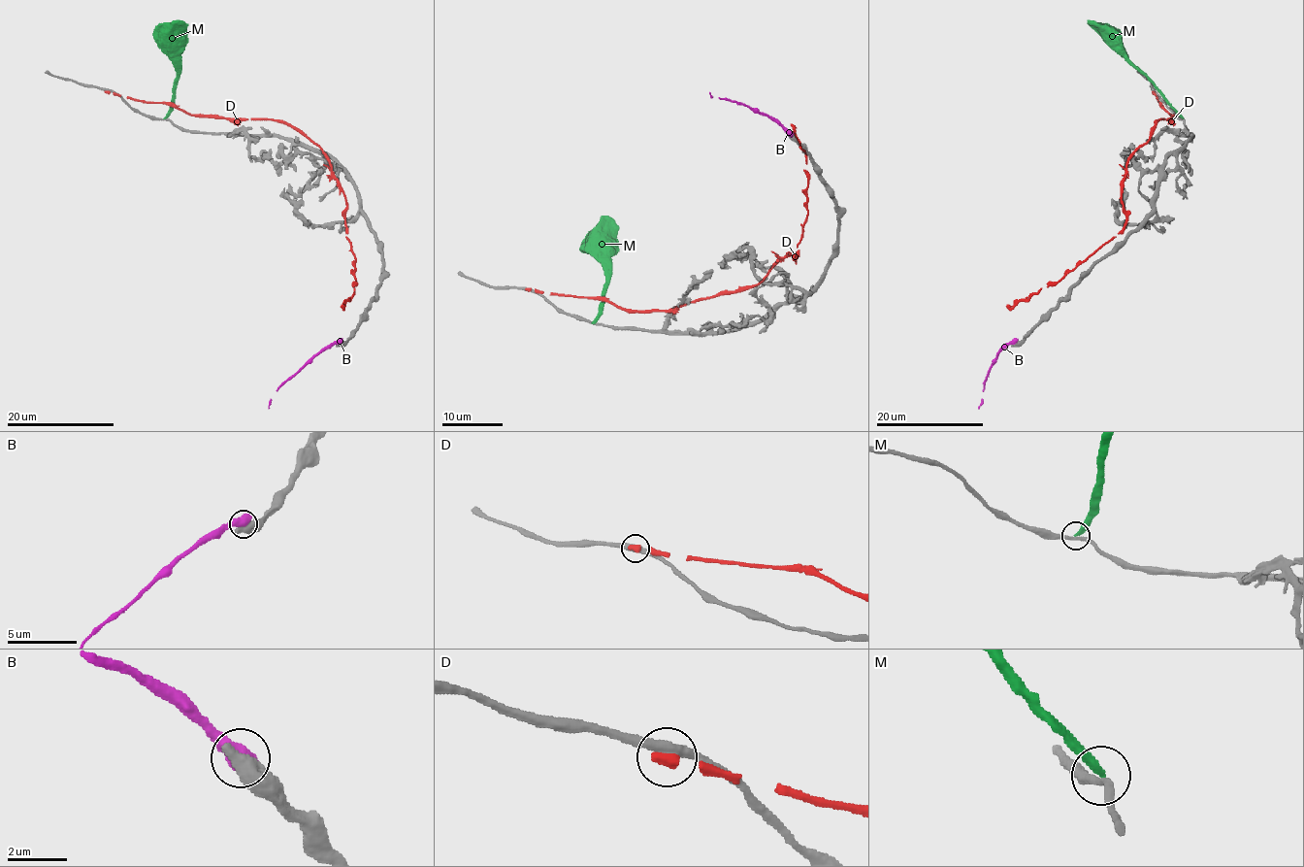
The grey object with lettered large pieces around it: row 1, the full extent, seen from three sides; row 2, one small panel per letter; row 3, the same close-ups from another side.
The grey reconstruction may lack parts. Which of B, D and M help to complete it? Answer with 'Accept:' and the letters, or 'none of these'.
Accept: none of these

